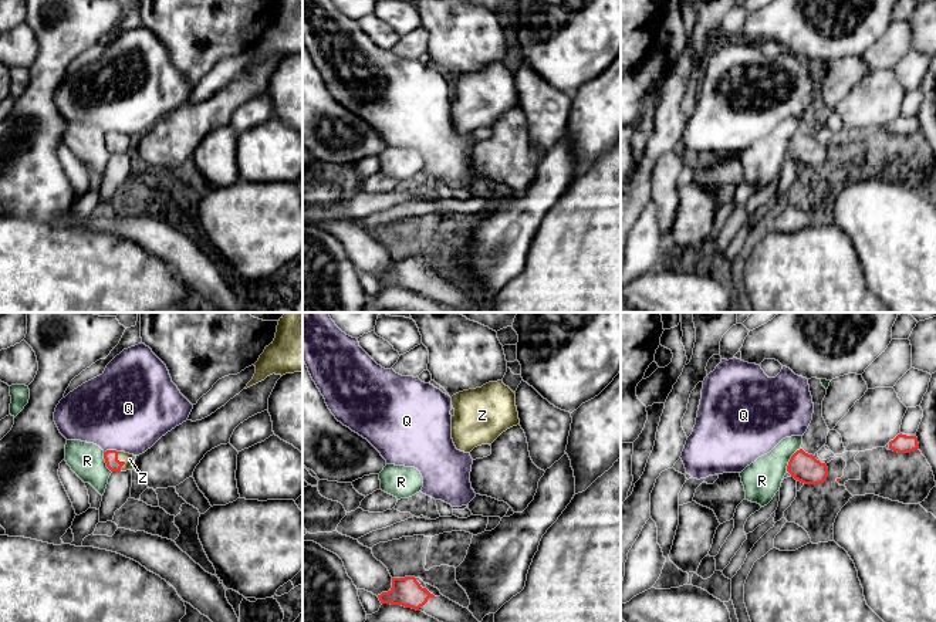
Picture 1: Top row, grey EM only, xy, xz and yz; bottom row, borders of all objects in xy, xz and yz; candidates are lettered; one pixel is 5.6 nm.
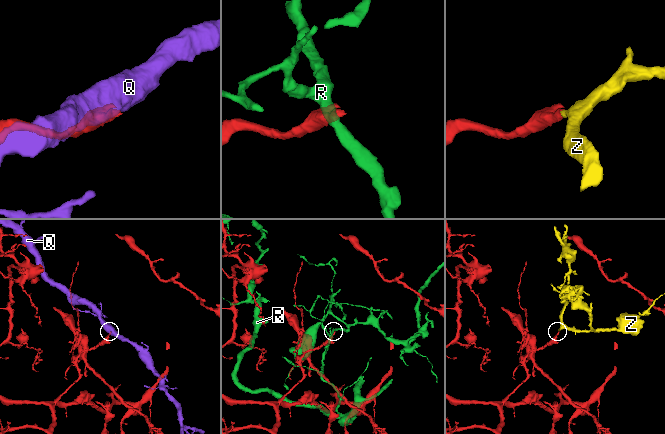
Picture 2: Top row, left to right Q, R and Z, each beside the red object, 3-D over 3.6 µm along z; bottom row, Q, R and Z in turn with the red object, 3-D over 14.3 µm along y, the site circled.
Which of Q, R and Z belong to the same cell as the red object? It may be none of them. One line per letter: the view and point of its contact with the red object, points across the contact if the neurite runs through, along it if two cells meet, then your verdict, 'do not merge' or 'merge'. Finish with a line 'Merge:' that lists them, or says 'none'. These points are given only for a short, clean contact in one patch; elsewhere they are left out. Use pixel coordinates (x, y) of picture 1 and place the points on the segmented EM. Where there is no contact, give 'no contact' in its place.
Q: xy (110, 450) | along xy (117, 450), (104, 452) | do not merge
R: yz (790, 459) | do not merge
Z: xy (121, 462) | across xy (111, 456), (121, 462), (129, 459) | merge
Merge: Z

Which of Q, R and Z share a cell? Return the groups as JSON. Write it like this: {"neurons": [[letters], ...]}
{"neurons": [["Q"], ["R"], ["Z"]]}

